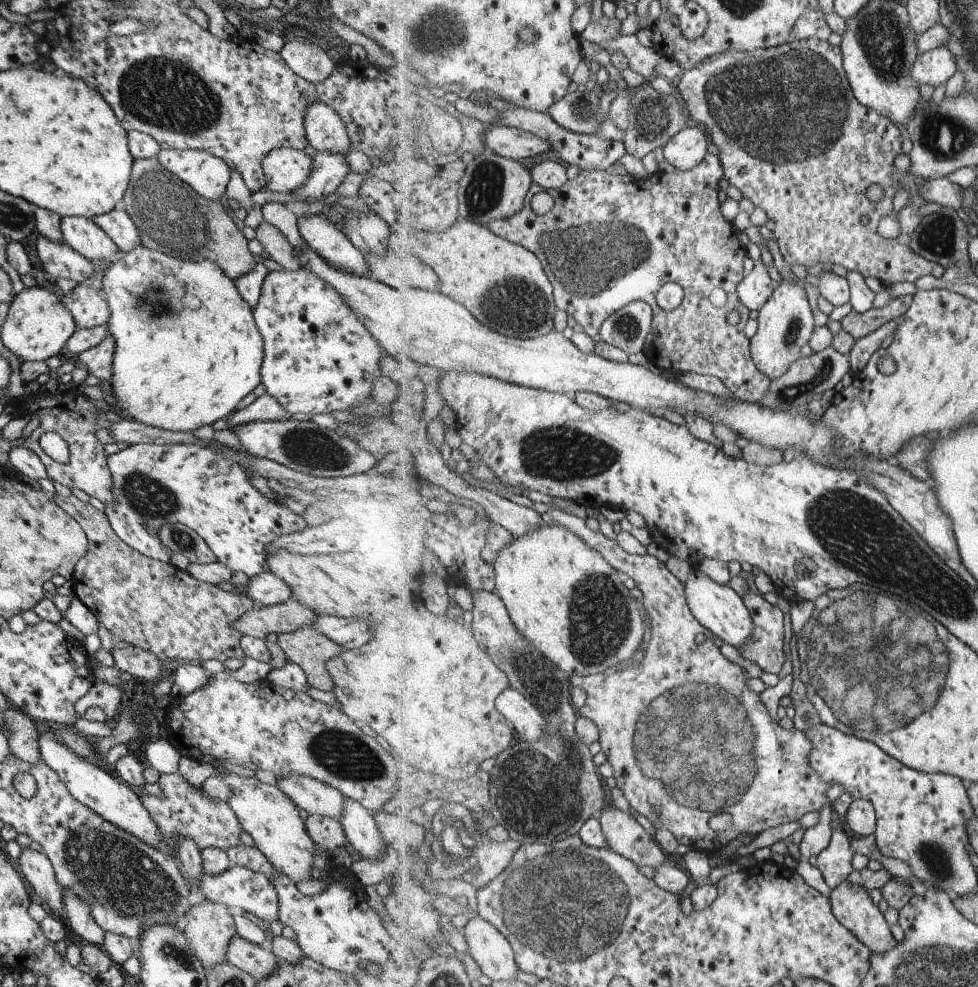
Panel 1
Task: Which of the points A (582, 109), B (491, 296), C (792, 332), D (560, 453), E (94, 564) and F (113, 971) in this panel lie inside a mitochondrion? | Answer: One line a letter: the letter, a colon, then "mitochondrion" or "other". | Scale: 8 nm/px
A: mitochondrion
B: mitochondrion
C: mitochondrion
D: mitochondrion
E: other
F: other

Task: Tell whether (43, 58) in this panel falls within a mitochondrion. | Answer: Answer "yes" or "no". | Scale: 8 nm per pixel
no

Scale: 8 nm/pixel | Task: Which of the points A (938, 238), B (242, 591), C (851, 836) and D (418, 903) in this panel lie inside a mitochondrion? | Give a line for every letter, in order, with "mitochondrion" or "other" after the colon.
A: mitochondrion
B: other
C: other
D: other

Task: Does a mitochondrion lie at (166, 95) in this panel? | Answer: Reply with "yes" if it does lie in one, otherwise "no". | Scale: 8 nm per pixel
yes

